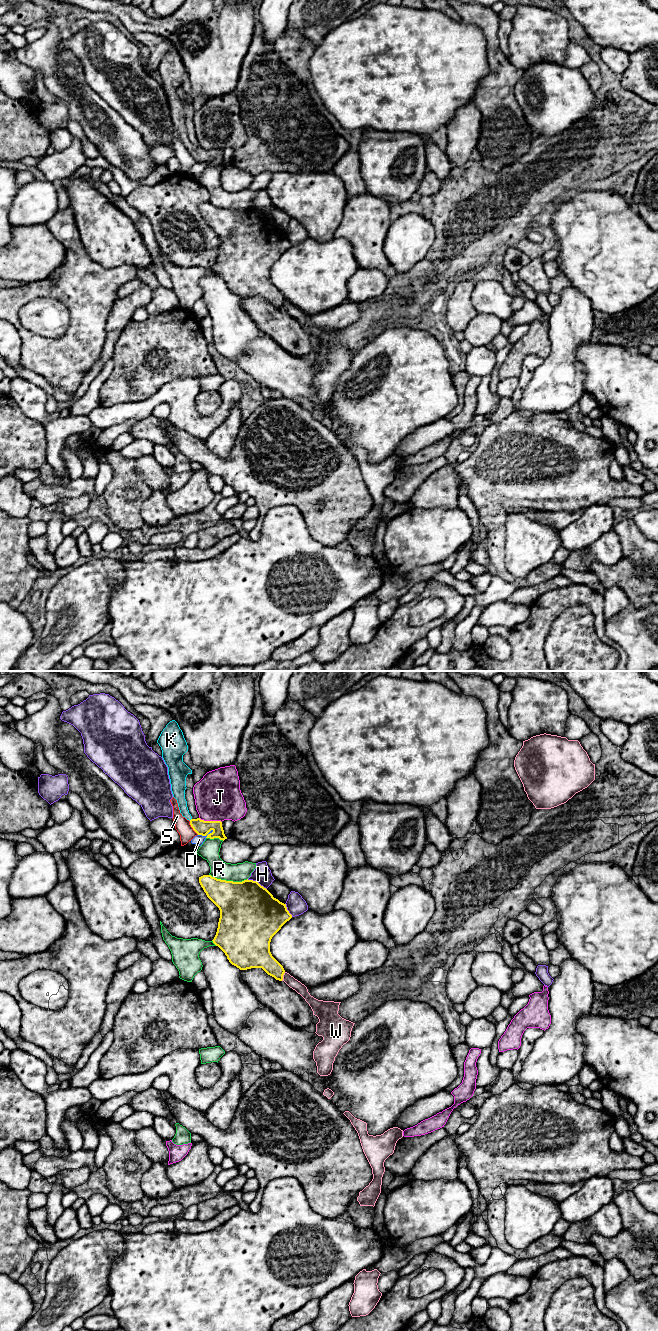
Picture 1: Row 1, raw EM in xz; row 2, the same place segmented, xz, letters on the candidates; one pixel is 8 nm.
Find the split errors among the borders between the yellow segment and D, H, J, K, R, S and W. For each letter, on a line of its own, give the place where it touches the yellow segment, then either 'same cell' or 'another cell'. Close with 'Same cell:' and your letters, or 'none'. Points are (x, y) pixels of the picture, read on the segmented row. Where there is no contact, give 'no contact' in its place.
D: contact xz (205, 835); another cell
H: contact xz (256, 881); another cell
J: contact xz (210, 821); another cell
K: no contact; same cell
R: contact xz (228, 881); another cell
S: contact xz (192, 827); another cell
W: contact xz (282, 976); another cell
Same cell: K

